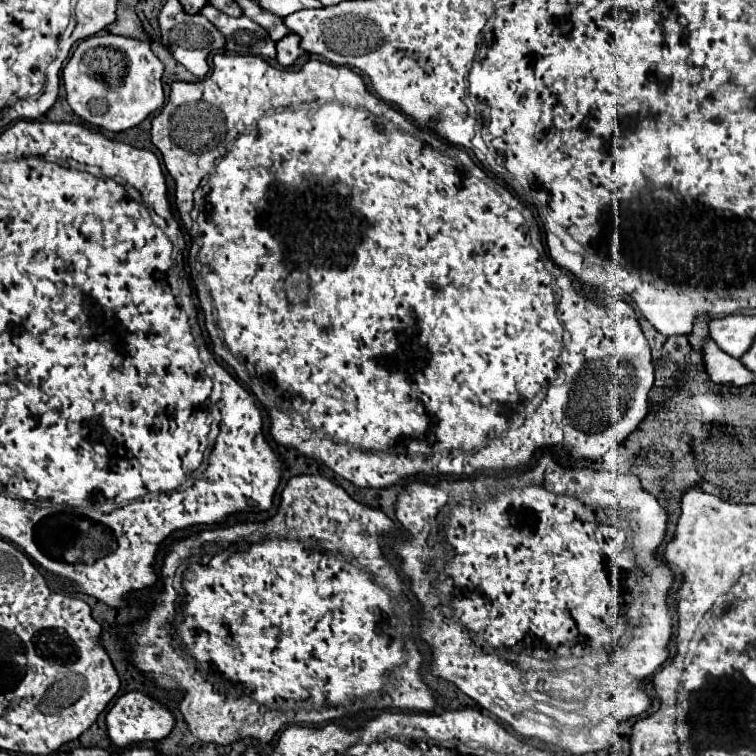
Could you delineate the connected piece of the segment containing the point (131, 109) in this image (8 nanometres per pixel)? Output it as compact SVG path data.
M94 35L76 47L72 59L64 67L66 99L74 113L84 121L114 133L126 131L140 125L148 115L162 107L162 73L164 65L152 53L148 41Z

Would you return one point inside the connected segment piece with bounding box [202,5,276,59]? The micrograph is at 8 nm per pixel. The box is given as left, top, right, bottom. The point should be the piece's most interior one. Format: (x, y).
(243, 37)

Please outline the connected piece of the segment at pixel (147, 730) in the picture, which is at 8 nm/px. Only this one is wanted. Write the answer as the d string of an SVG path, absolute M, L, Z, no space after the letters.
M128 691L128 693L124 693L116 701L116 705L110 709L110 713L106 715L108 737L112 739L112 743L116 747L126 747L126 745L132 745L136 741L160 741L160 739L168 737L168 733L174 727L174 721L176 721L176 717L170 711L170 707L152 699L148 691Z

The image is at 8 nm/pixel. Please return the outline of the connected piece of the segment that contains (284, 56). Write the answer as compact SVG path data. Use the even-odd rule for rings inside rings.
M290 33L278 41L278 63L282 67L292 67L304 53L306 51L300 47L300 37L296 33Z

